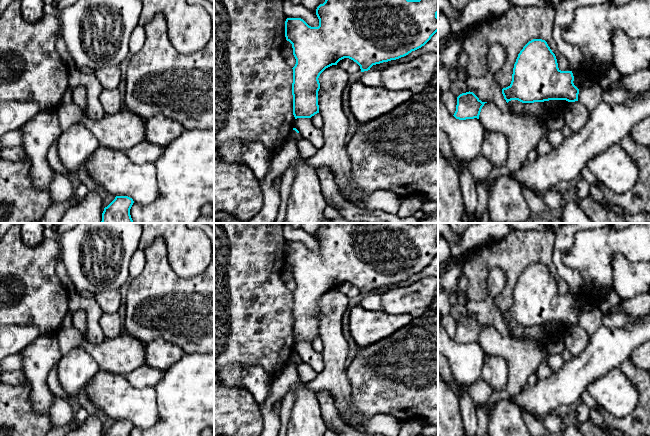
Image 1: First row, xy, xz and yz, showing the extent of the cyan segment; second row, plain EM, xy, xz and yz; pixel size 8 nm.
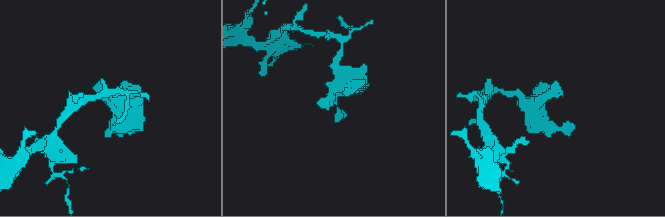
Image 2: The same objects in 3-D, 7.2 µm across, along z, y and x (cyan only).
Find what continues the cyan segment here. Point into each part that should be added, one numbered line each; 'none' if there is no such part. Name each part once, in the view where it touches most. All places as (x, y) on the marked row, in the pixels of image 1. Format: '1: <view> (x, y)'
none

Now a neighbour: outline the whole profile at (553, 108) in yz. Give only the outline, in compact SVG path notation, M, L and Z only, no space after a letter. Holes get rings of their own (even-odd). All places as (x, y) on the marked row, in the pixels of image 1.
M518 100L509 101L508 108L513 114L527 114L538 119L550 119L563 114L570 102L566 100L549 100L544 102L522 103Z

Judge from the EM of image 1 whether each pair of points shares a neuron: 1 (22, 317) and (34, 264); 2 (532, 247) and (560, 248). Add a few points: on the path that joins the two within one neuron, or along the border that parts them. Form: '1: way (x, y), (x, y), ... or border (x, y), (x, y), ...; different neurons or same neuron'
1: way (22, 304), (22, 300), (27, 294), (27, 277); same neuron
2: border (555, 233), (553, 263), (557, 271); different neurons

